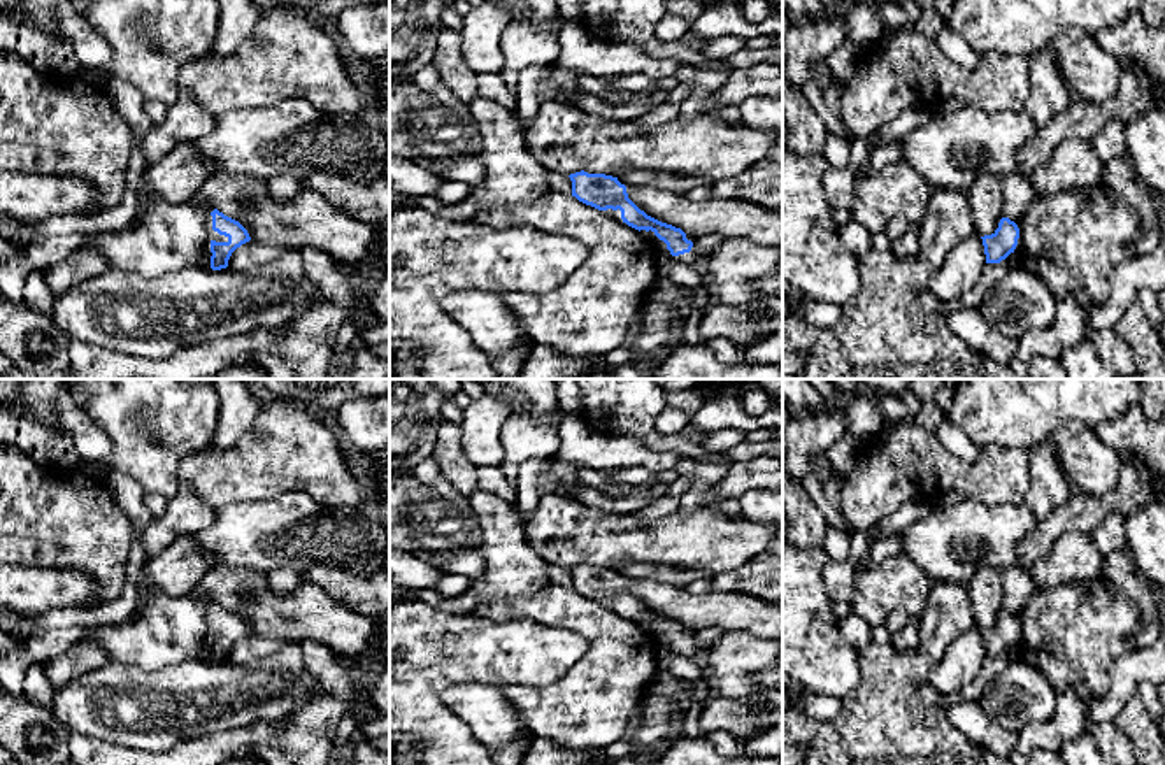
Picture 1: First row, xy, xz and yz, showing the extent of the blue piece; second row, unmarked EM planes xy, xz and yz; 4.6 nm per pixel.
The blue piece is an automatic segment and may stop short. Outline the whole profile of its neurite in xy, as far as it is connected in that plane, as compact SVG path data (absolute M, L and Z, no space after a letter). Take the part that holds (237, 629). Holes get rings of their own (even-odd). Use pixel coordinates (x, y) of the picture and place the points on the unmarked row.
M214 602L207 611L207 625L211 632L211 661L221 663L228 660L232 646L249 635L247 623L235 612Z

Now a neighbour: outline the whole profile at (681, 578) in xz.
M625 563L616 570L625 579L649 579L677 588L686 588L690 583L697 579L711 577L693 568L670 568L670 567L654 567L642 563Z

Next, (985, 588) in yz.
M991 567L979 568L967 584L970 595L970 609L976 616L976 626L984 630L998 621L1004 597L1000 570Z

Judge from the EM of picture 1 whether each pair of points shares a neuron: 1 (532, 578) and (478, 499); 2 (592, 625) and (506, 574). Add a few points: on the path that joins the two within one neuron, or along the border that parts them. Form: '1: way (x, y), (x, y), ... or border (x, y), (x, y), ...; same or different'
1: way (513, 558), (504, 548), (500, 527), (493, 518); same
2: border (550, 583), (527, 595), (495, 600); different

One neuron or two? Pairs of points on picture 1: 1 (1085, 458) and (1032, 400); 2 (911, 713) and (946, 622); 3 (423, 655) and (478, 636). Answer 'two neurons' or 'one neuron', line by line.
1: two neurons
2: two neurons
3: one neuron

